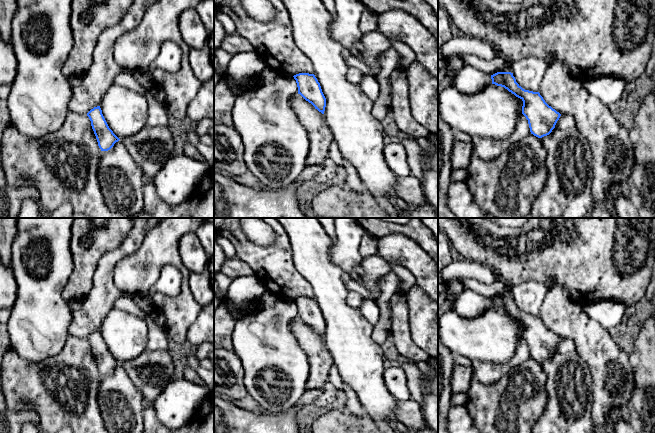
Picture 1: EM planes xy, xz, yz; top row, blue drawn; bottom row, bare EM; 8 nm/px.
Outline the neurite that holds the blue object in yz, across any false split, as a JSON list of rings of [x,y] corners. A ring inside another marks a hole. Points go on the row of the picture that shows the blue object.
[[[511,72],[491,75],[492,84],[504,87],[523,101],[522,114],[528,120],[531,134],[538,138],[549,135],[561,114],[549,106],[539,92],[523,89]]]

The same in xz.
[[[299,73],[293,77],[297,83],[298,94],[311,103],[315,109],[324,114],[326,98],[315,75],[309,73]]]

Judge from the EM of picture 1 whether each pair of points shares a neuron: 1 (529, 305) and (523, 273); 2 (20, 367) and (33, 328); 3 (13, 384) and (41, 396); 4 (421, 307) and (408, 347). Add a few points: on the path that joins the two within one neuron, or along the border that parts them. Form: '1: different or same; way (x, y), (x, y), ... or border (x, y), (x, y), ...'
1: different; border (512, 286), (527, 281), (538, 281), (547, 289)
2: different; border (10, 349), (29, 362), (40, 362), (47, 359)
3: same; way (20, 384), (31, 386), (34, 389)
4: different; border (409, 312), (411, 338), (426, 353)

